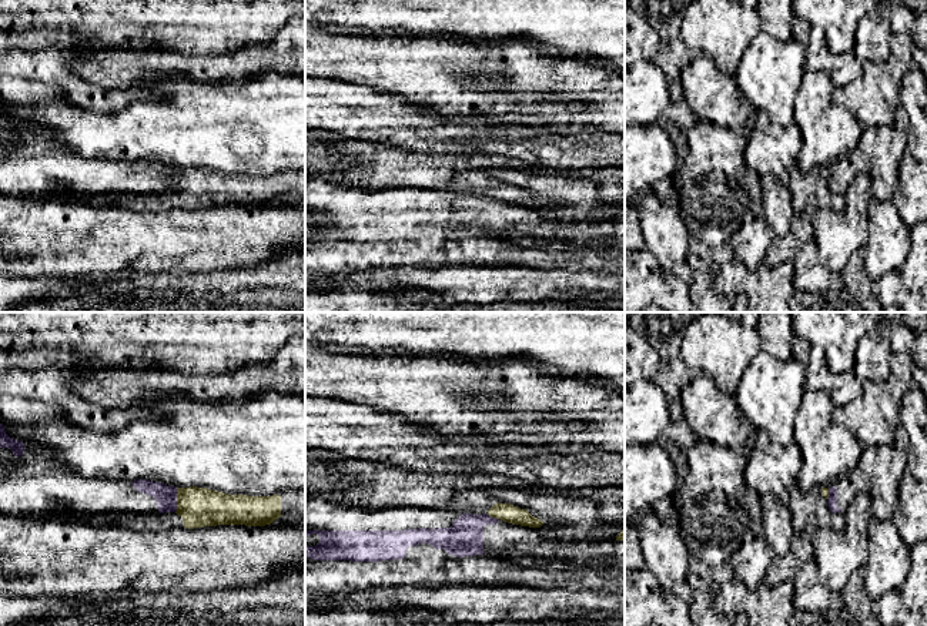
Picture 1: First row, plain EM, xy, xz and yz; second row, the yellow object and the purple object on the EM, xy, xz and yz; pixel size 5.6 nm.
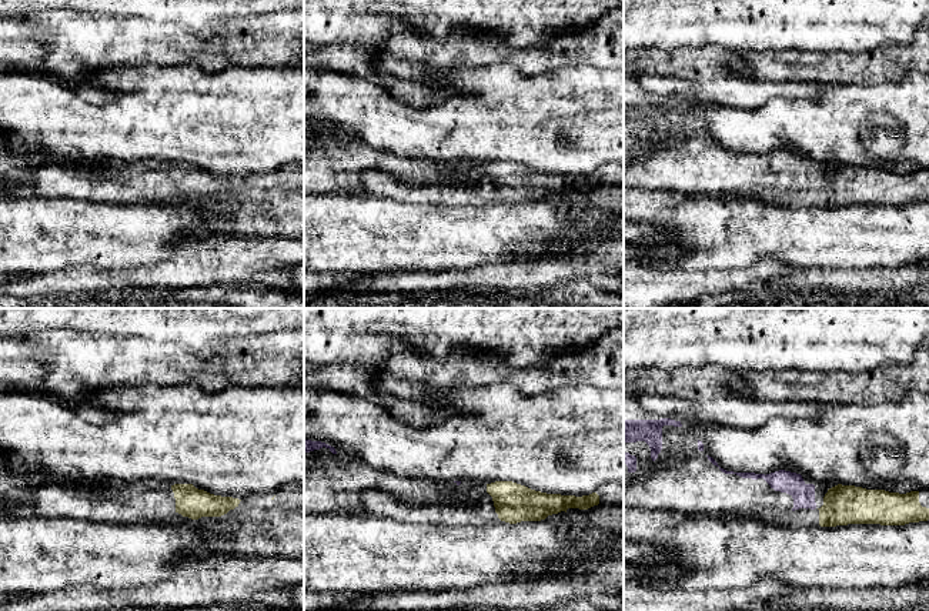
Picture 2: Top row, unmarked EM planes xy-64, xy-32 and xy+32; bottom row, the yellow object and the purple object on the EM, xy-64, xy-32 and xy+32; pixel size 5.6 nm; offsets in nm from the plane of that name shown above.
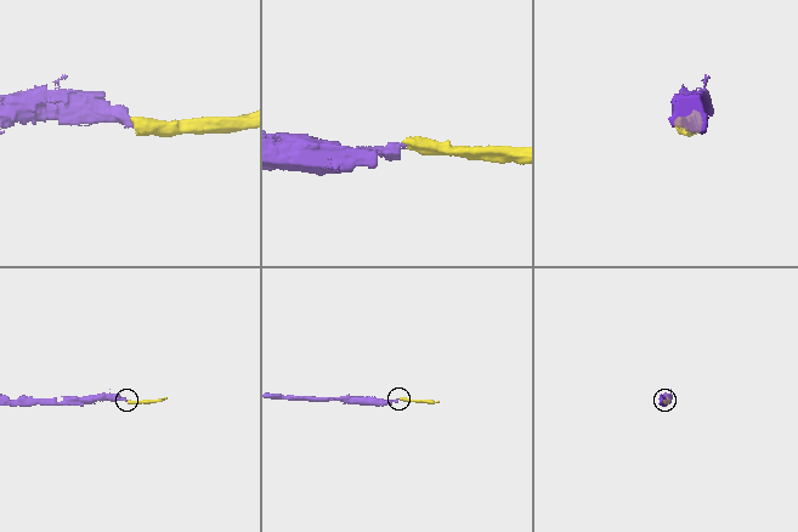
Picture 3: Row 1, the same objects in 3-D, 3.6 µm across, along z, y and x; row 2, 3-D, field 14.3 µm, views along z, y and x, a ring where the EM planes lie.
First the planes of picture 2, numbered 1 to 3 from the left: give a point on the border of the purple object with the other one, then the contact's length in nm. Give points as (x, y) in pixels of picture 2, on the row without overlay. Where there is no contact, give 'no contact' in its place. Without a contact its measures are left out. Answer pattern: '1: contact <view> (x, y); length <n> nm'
1: no contact
2: no contact
3: no contact

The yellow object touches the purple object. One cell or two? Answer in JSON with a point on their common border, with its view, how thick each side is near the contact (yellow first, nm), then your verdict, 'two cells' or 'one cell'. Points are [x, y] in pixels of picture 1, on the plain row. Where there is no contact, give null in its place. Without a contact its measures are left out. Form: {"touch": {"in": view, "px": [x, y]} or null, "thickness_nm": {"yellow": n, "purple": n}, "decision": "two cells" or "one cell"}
{"touch": {"in": "xy", "px": [177, 180]}, "thickness_nm": {"yellow": 220, "purple": 120}, "decision": "two cells"}

